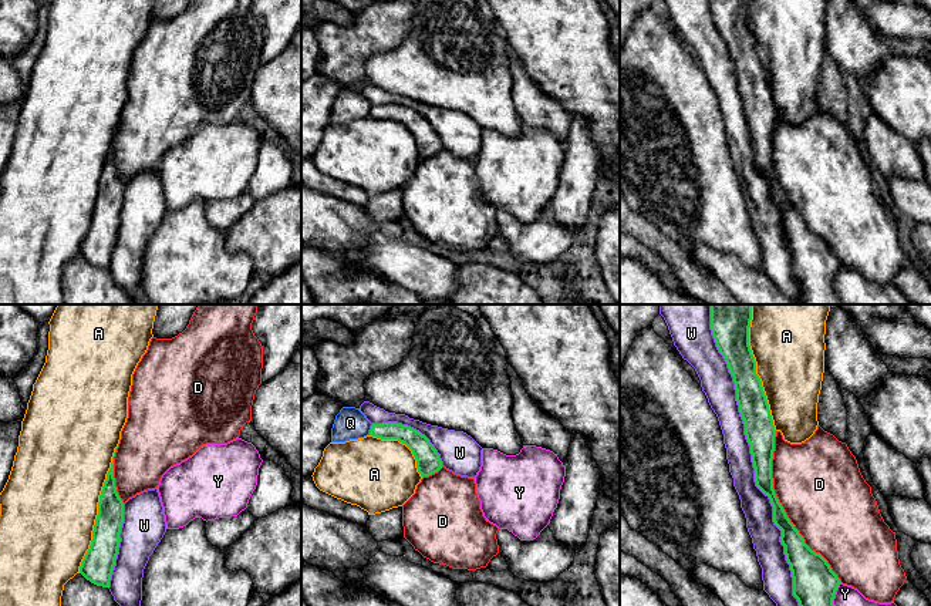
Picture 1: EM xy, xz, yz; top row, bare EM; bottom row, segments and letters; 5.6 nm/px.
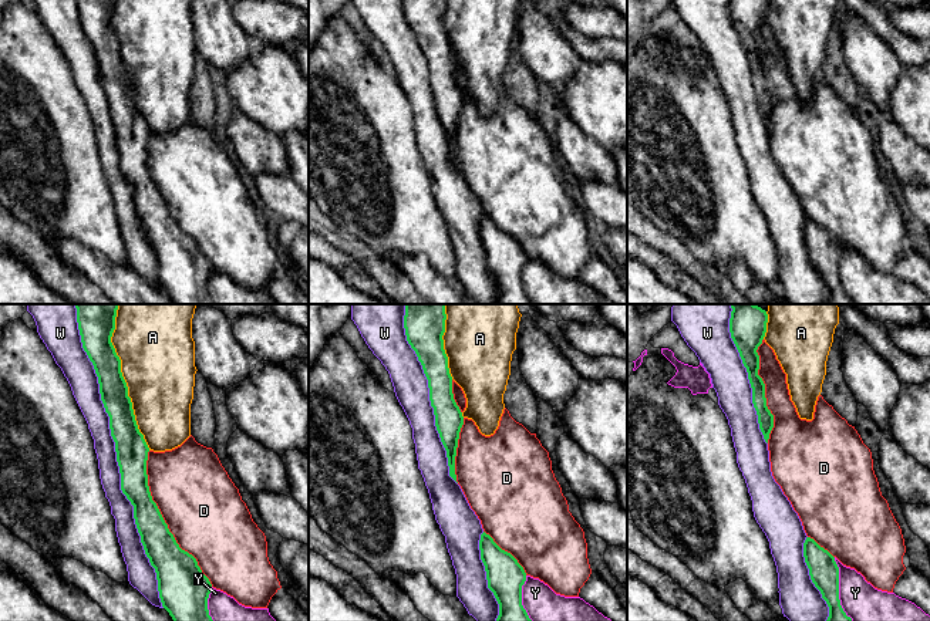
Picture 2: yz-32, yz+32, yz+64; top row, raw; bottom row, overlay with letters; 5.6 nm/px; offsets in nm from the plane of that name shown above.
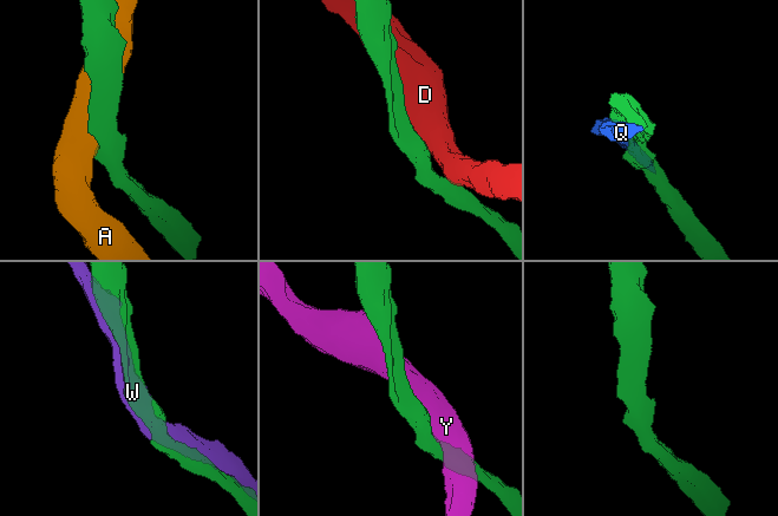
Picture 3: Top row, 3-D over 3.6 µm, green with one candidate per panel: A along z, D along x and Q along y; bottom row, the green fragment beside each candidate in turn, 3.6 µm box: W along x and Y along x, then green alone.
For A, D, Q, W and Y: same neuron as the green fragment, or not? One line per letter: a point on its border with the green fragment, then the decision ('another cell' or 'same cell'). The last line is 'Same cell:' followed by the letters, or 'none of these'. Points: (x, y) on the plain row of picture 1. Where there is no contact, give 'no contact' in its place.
A: contact xy (98, 191); another cell
D: contact yz (782, 189); another cell
Q: contact xz (370, 111); another cell
W: contact yz (755, 151); another cell
Y: contact yz (832, 283); another cell
Same cell: none of these

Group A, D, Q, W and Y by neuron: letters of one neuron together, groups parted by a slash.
A Q / D / W / Y

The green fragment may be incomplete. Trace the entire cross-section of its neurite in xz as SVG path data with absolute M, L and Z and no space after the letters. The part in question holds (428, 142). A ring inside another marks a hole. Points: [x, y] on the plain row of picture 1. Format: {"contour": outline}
{"contour": "M398 104L372 105L370 117L381 121L398 121L405 125L416 141L421 158L429 158L442 149L439 135L429 121L419 112Z"}

